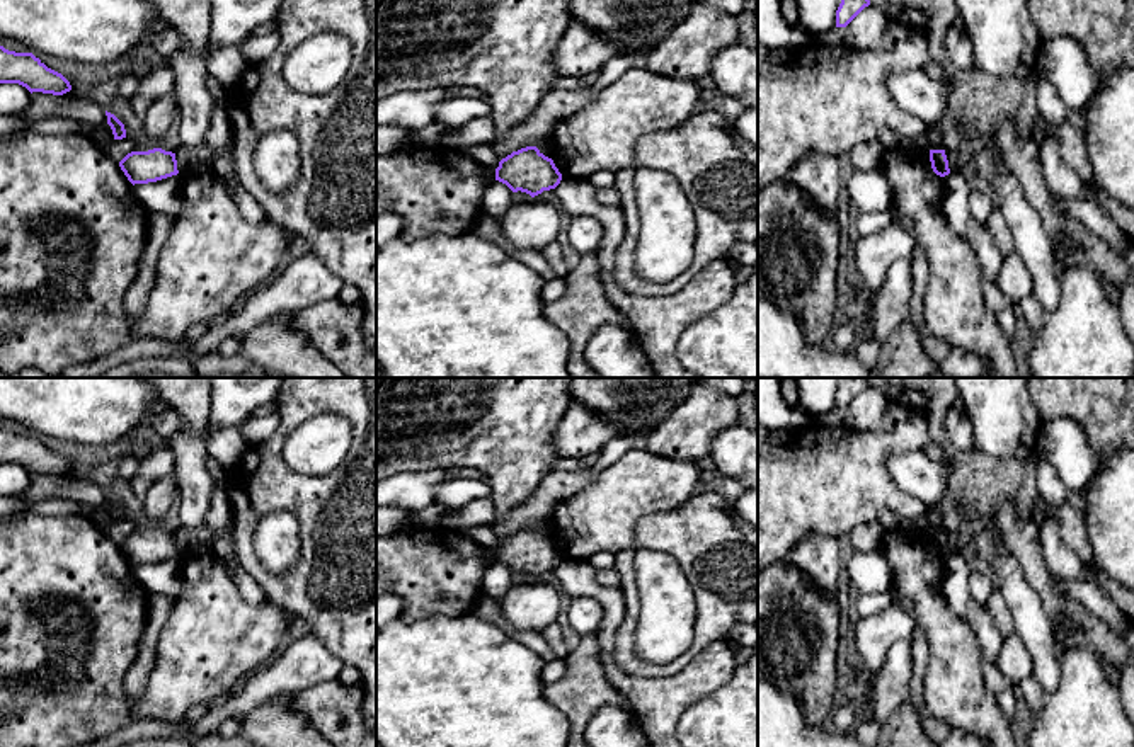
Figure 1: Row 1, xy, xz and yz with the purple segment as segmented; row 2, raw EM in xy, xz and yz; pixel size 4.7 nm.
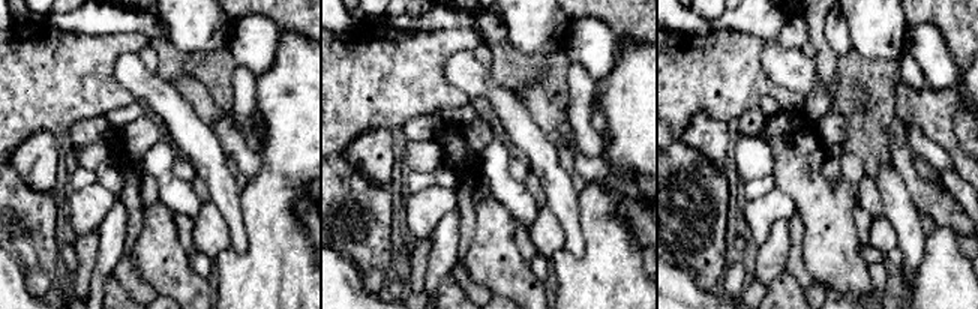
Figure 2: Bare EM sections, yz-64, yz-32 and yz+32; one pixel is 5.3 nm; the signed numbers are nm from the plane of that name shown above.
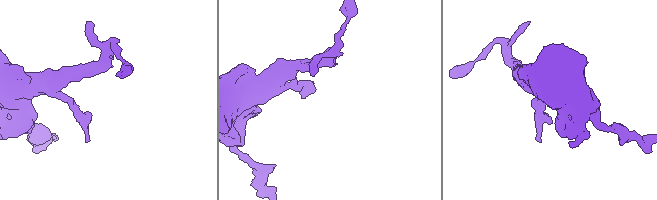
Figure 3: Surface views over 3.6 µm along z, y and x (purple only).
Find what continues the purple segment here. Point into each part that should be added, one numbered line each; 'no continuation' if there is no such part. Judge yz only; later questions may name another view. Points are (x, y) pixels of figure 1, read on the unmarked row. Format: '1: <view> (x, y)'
no continuation

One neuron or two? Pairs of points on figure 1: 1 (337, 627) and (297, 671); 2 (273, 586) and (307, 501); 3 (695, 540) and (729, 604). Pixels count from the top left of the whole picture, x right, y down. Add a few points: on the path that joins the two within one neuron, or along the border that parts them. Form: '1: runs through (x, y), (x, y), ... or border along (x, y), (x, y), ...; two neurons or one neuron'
1: border along (310, 630), (344, 664); two neurons
2: runs through (297, 574), (309, 562), (309, 524); one neuron
3: runs through (710, 555), (729, 574), (729, 589); one neuron

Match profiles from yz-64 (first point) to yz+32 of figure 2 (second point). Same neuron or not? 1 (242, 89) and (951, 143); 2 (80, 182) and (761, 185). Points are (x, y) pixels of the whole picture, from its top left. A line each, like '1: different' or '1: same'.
1: different
2: same

